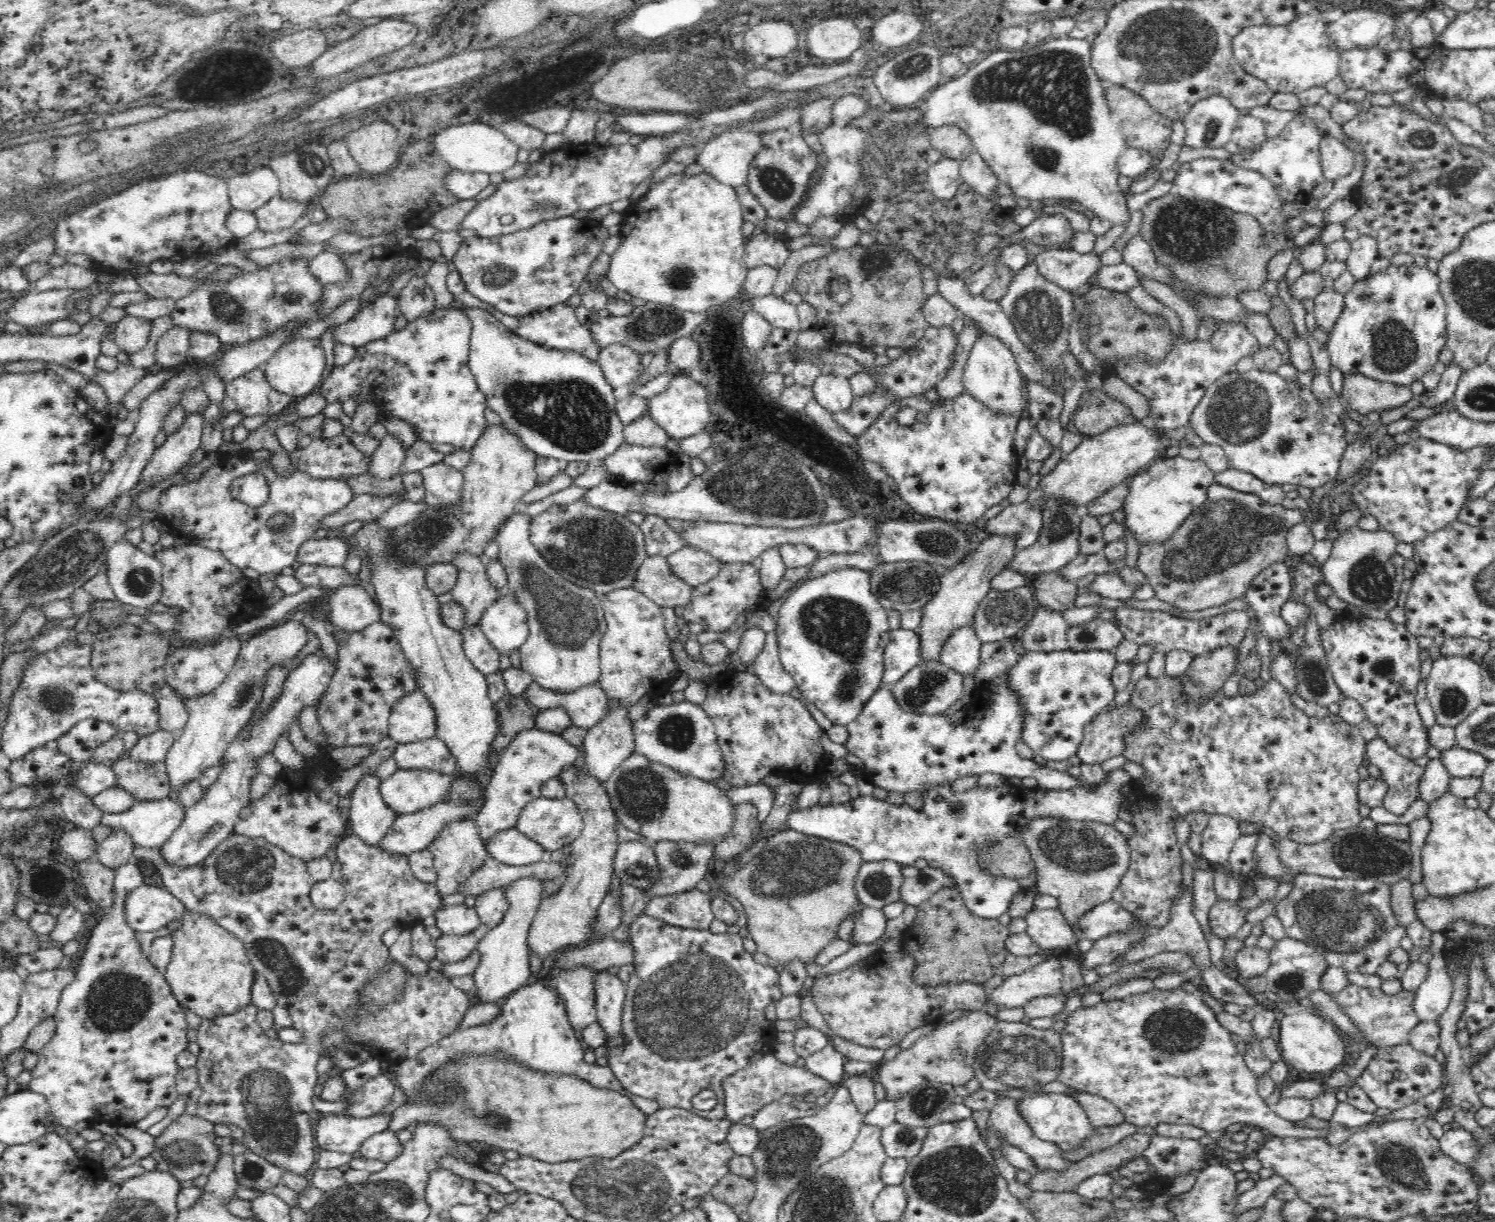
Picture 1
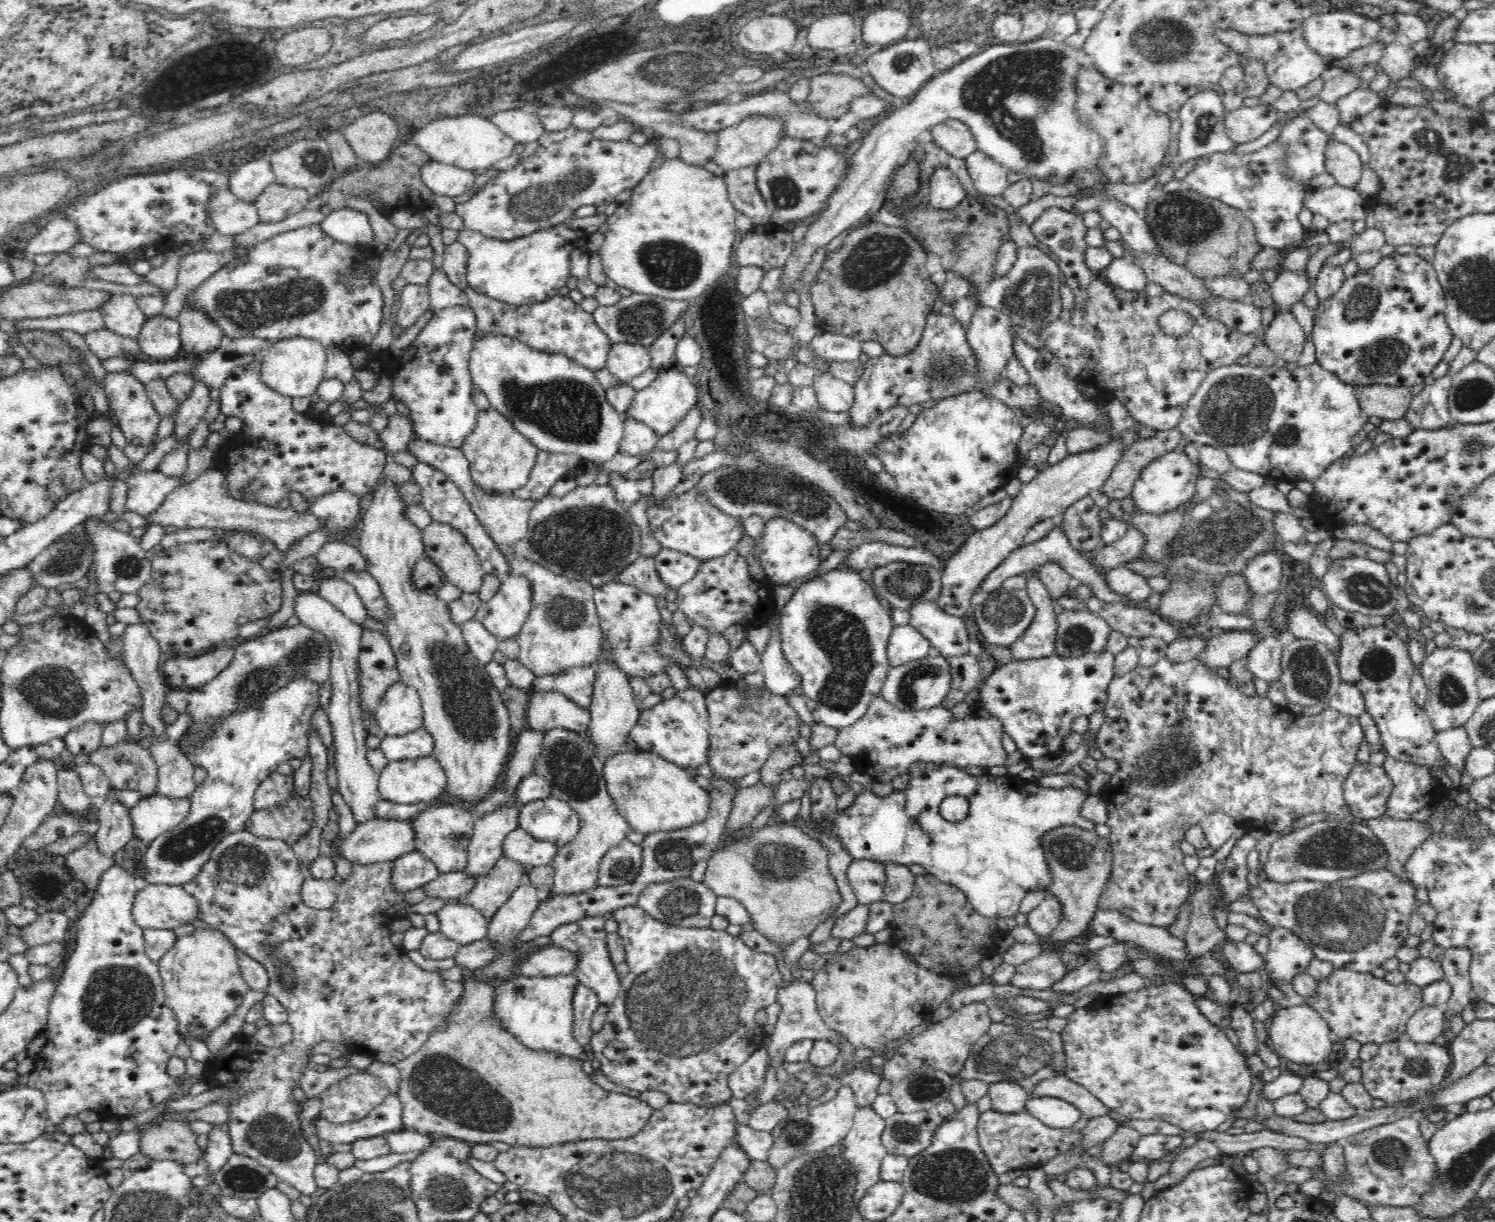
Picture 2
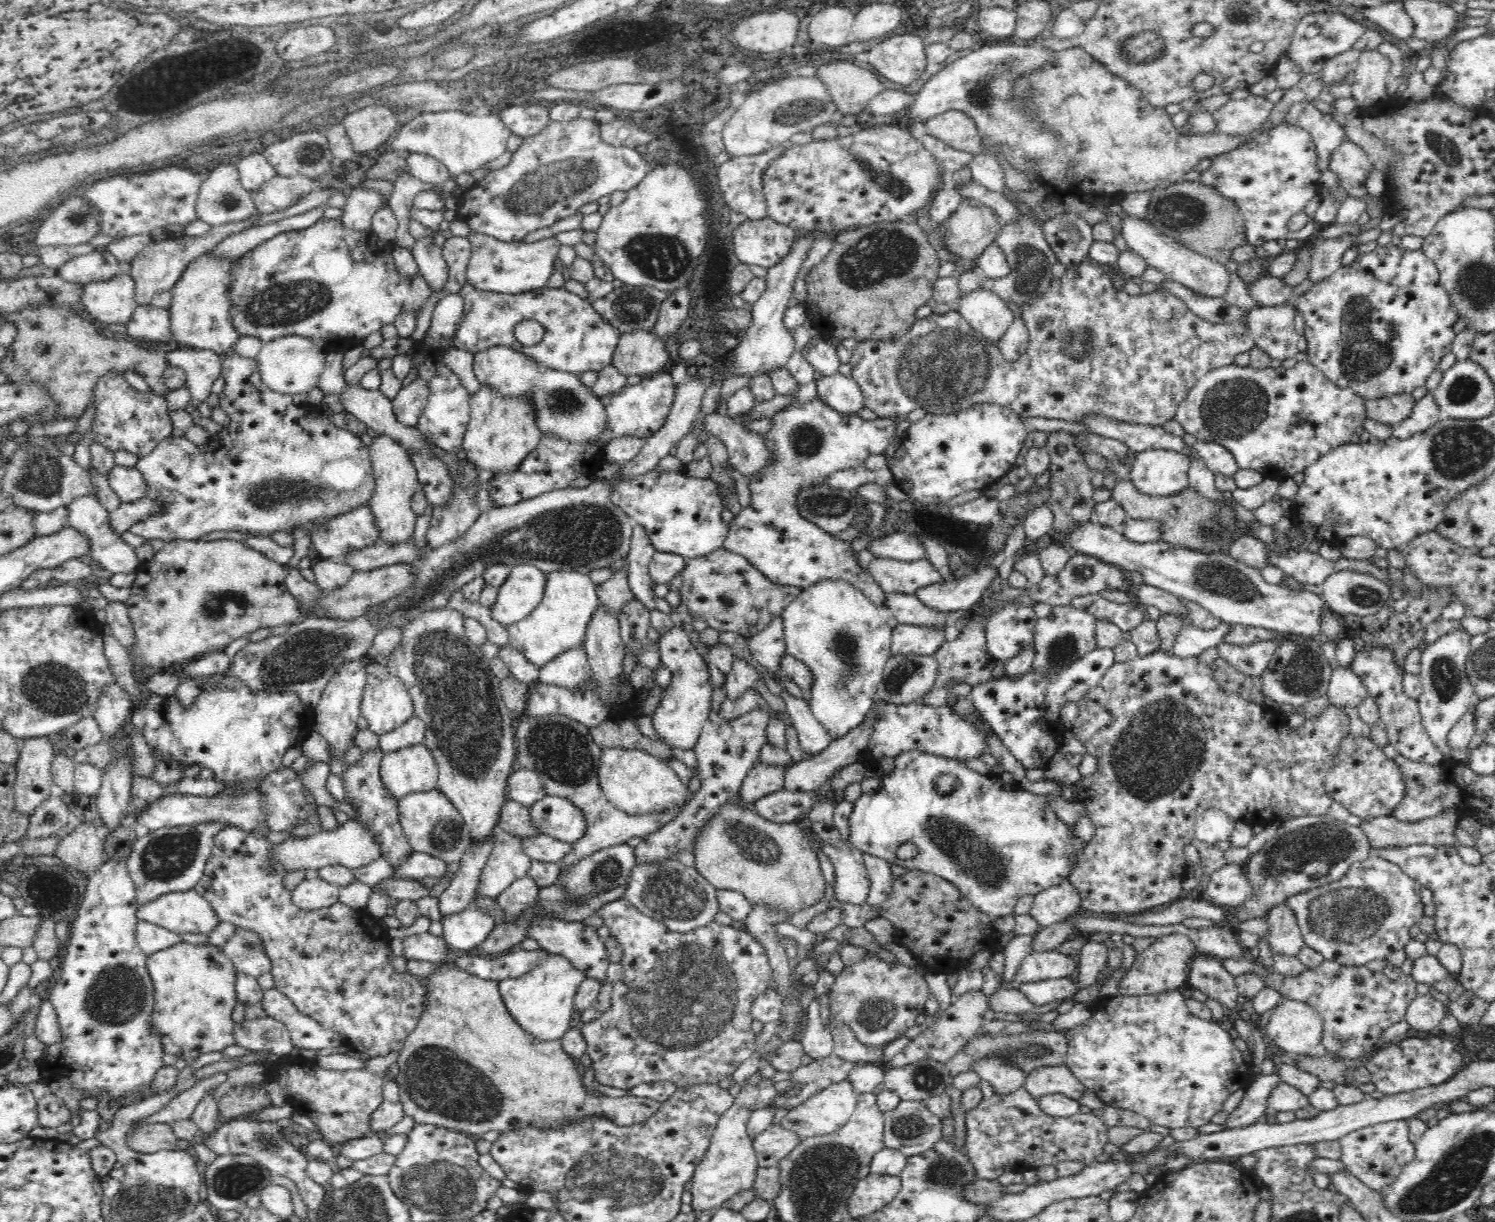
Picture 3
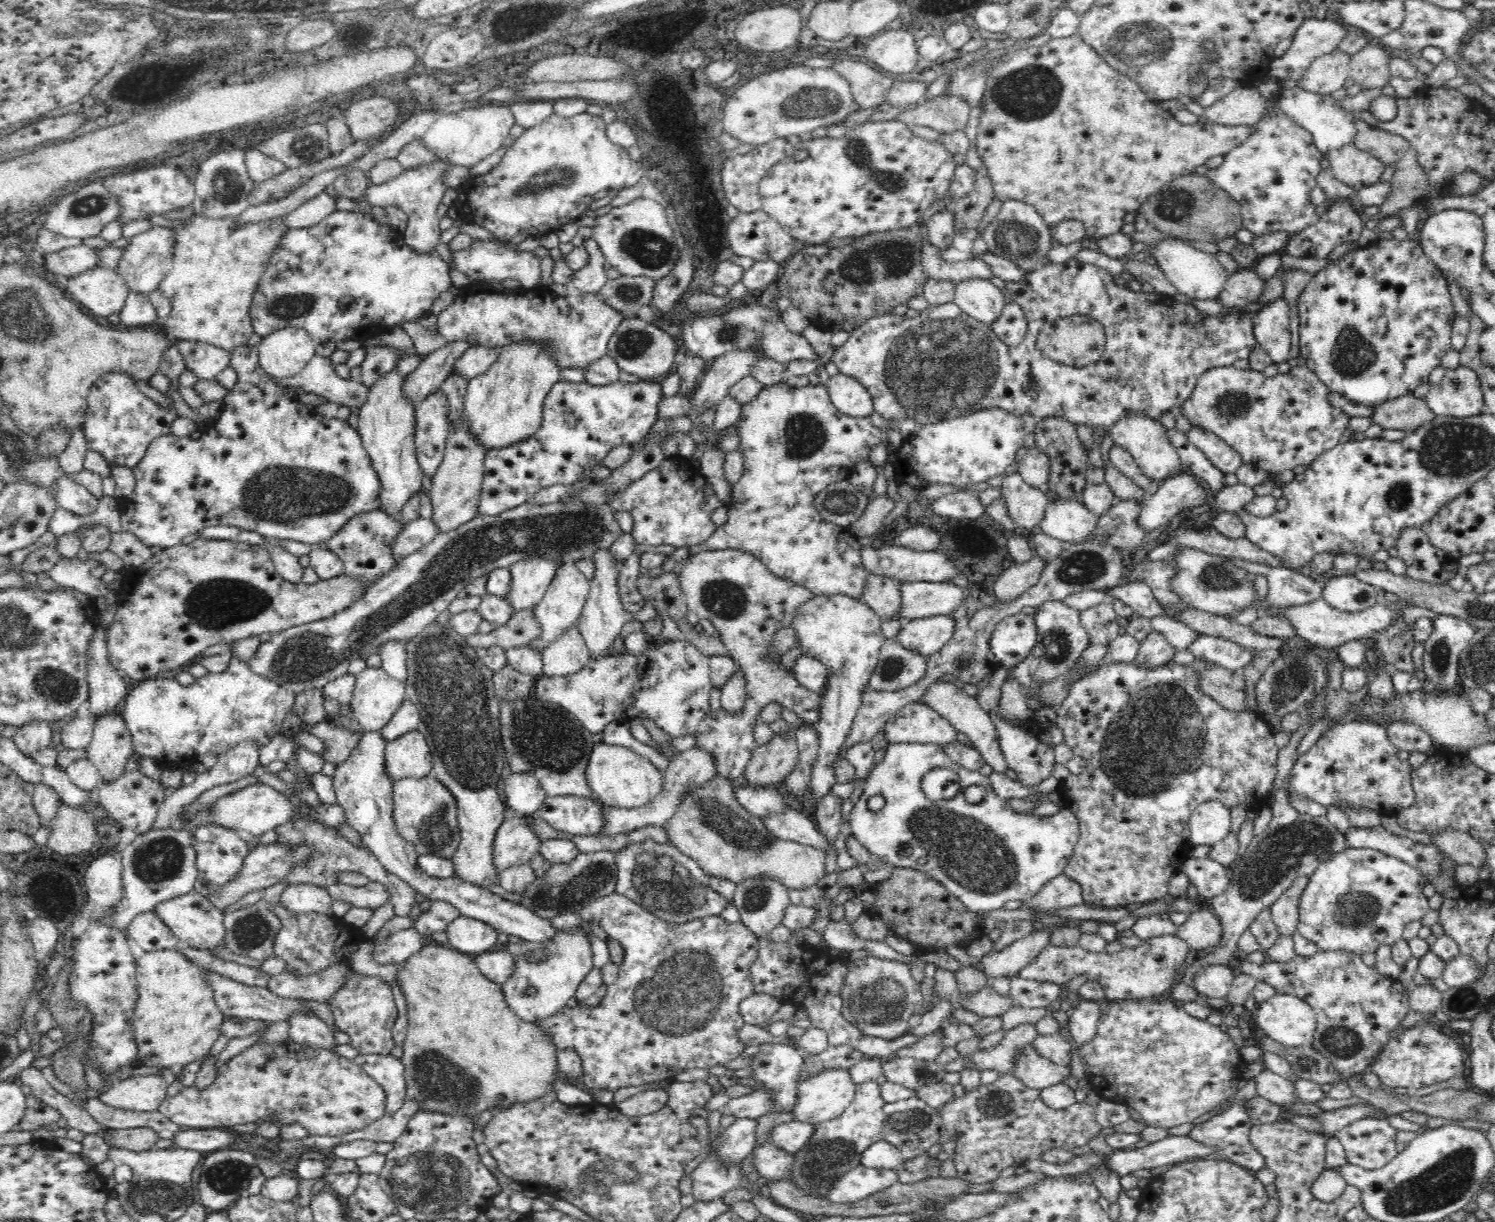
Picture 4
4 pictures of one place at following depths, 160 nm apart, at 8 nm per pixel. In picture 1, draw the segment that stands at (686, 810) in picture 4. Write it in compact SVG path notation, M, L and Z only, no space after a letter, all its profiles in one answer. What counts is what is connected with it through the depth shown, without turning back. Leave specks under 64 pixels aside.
M787 828L769 836L759 854L742 869L737 869L734 876L724 876L723 872L718 874L720 888L714 892L723 890L742 903L747 913L748 936L772 963L784 965L797 958L807 965L815 962L818 952L838 938L840 924L854 912L859 915L864 907L854 889L860 866L864 863L860 852L852 846Z

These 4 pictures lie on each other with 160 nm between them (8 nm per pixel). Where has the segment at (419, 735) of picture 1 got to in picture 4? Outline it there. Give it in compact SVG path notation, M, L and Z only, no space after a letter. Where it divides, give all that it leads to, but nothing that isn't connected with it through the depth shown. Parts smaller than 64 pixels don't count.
M366 668L356 675L356 686L352 692L350 709L357 717L360 727L366 733L382 731L390 722L390 718L398 712L400 704L404 702L405 684L389 676L382 668Z

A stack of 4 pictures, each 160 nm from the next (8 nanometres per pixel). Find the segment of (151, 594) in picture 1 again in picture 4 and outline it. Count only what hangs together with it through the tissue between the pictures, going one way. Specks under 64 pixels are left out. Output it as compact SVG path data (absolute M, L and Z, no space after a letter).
M69 475L60 476L56 480L54 496L57 506L80 516L90 516L98 508L98 499L87 488L74 482Z

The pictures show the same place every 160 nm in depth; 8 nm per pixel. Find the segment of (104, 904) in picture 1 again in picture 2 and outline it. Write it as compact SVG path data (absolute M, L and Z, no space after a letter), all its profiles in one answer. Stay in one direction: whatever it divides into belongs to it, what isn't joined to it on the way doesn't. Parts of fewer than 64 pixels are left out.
M95 837L90 838L86 846L66 855L66 864L72 868L74 876L82 880L87 890L92 892L96 892L101 877L115 863L114 857L106 856L99 851Z

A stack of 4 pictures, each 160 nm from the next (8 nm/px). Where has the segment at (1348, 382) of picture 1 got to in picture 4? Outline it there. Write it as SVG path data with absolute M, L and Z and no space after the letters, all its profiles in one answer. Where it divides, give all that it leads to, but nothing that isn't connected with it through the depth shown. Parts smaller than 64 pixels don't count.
M1408 394L1374 406L1372 419L1384 429L1400 429L1410 433L1434 420L1435 416L1425 400Z

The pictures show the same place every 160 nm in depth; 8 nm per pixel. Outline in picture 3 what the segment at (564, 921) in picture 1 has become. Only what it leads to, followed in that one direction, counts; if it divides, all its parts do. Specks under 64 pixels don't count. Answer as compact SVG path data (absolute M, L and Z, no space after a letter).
M524 714L516 721L514 727L516 764L520 768L535 770L542 777L548 795L573 802L588 820L584 836L571 843L569 853L563 856L561 871L570 871L576 862L594 852L627 843L637 836L645 837L652 834L680 814L682 808L664 810L660 814L634 814L634 816L618 810L604 795L598 781L597 772L602 749L594 743L590 730L580 722L562 714L542 718L532 718Z

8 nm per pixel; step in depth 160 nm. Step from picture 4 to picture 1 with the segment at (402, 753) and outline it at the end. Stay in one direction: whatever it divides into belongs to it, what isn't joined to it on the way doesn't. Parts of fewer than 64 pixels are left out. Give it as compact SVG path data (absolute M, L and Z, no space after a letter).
M396 770L390 778L381 779L384 802L396 814L412 814L434 806L445 798L457 776L435 770Z

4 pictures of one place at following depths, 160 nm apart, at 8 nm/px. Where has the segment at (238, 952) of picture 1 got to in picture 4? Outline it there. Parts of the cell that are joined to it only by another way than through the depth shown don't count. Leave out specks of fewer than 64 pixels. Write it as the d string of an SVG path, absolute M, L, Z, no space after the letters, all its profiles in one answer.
M178 949L153 950L138 953L136 957L136 981L138 981L138 1004L132 1014L131 1028L134 1041L138 1043L138 1059L146 1066L160 1069L177 1064L184 1067L210 1052L214 1042L222 1036L221 1026L225 1014L218 1008L210 981L206 979L208 969L190 961Z

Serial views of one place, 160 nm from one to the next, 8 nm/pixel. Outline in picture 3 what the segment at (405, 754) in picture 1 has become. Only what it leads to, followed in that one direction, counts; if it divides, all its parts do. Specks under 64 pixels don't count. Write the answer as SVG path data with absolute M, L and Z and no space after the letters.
M414 715L404 723L396 730L379 736L379 748L384 755L394 750L402 750L424 743L424 735L427 732L425 722Z

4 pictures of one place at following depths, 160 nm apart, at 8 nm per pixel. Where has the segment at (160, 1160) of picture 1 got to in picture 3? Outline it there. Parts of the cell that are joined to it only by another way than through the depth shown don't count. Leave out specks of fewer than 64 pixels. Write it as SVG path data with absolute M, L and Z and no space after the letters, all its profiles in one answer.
M152 1124L138 1130L129 1130L127 1146L135 1152L157 1154L160 1150L178 1151L179 1139L169 1124Z

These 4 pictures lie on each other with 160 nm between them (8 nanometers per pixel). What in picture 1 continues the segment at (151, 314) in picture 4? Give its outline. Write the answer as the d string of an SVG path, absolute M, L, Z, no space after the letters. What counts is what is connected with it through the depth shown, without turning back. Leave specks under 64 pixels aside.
M172 327L156 342L156 362L170 368L189 360L190 332L187 328Z

